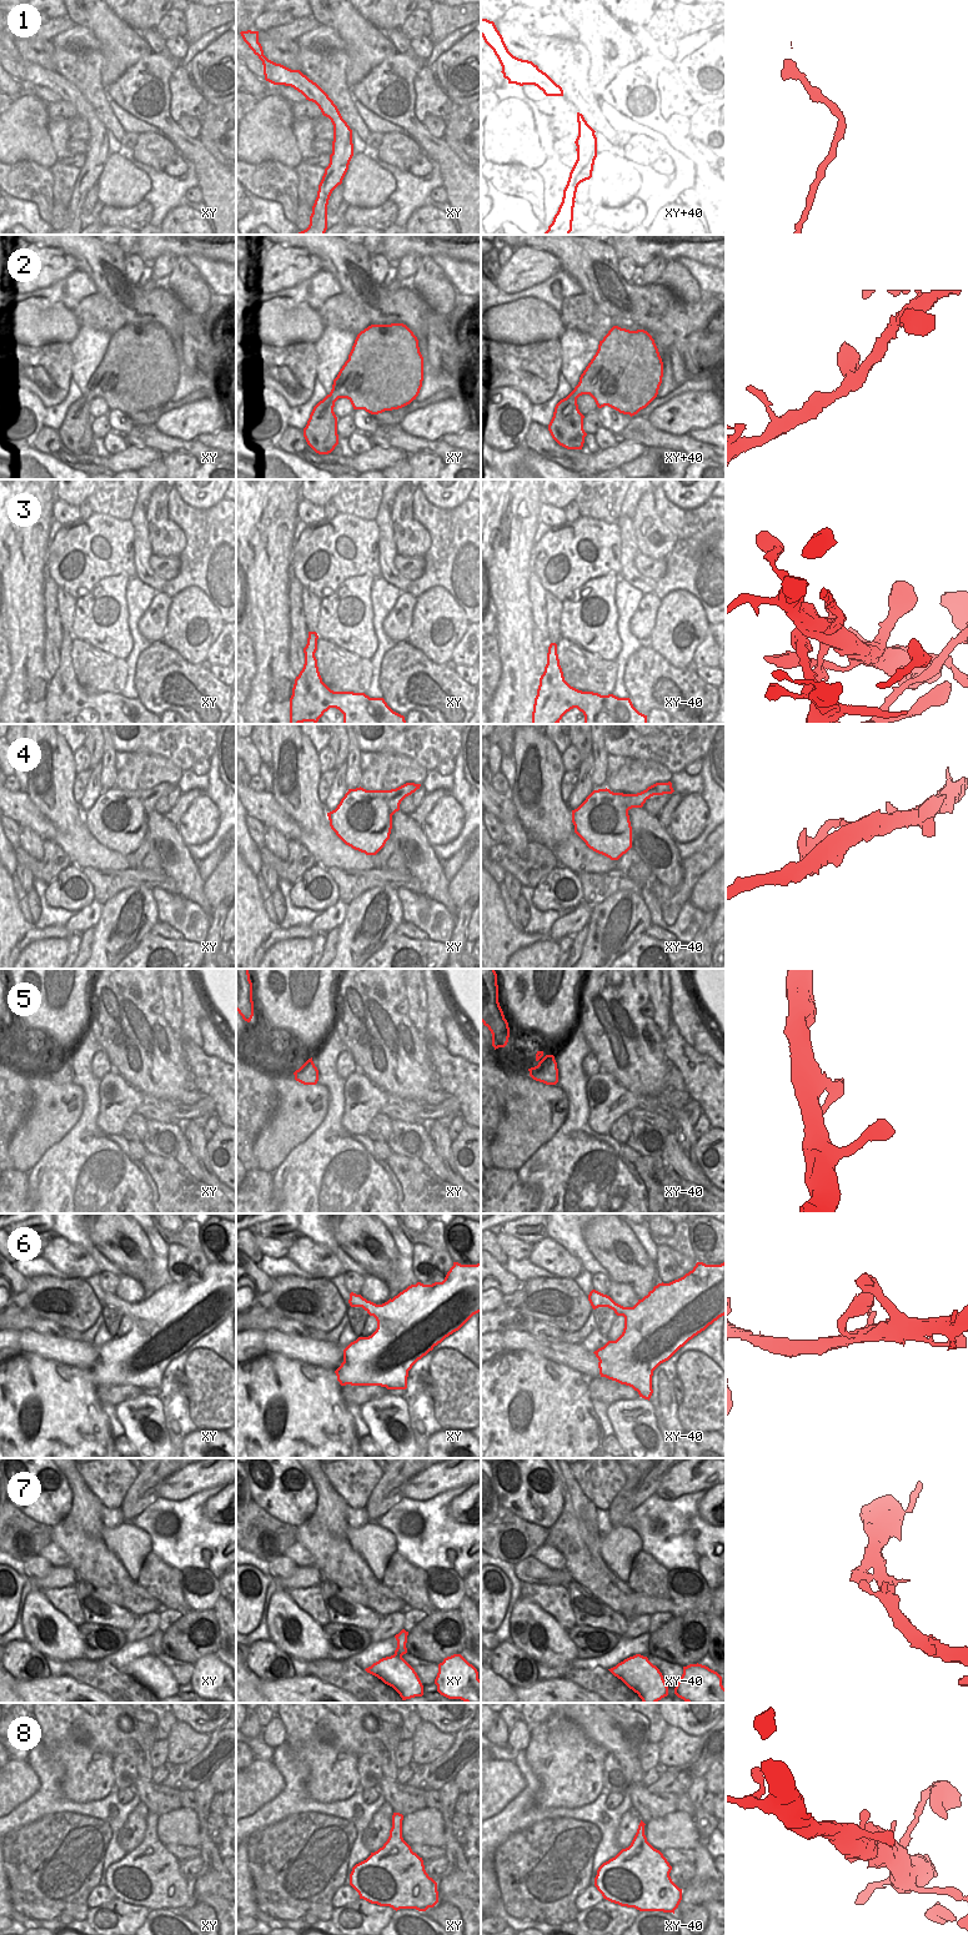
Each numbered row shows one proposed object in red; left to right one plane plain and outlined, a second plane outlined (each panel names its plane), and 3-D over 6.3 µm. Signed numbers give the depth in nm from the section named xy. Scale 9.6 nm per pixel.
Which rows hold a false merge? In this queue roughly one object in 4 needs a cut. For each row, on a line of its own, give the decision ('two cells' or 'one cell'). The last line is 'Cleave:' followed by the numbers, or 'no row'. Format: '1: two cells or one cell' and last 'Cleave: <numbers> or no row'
1: one cell
2: one cell
3: one cell
4: one cell
5: one cell
6: one cell
7: one cell
8: one cell
Cleave: no row

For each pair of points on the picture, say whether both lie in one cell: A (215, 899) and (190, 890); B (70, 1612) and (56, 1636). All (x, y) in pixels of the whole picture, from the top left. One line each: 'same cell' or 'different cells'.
A: different cells
B: different cells

